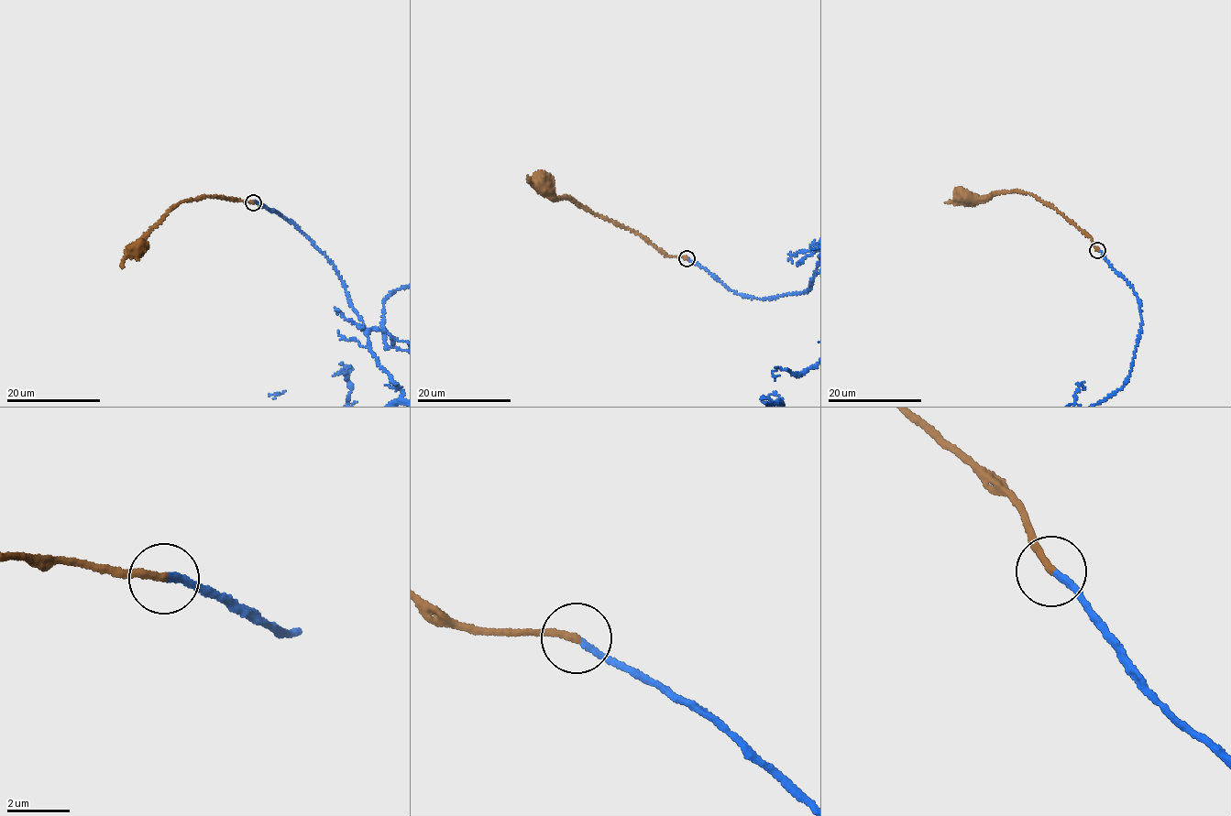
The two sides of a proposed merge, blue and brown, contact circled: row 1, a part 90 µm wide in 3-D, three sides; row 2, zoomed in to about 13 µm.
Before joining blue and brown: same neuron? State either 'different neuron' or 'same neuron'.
same neuron

